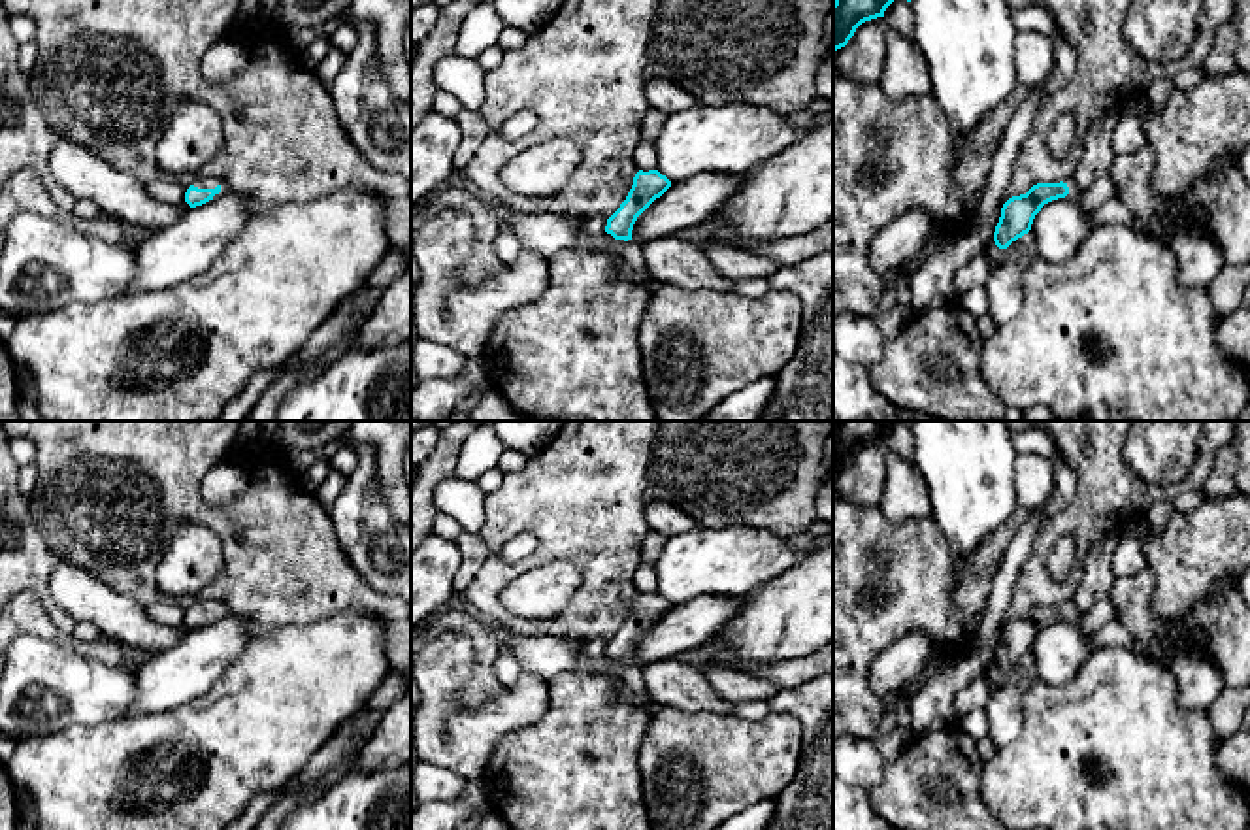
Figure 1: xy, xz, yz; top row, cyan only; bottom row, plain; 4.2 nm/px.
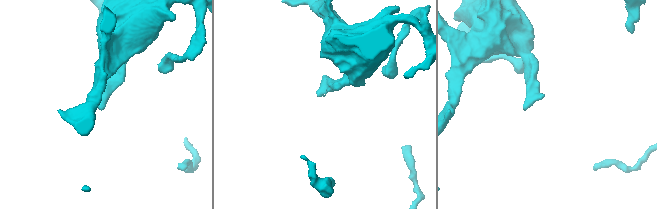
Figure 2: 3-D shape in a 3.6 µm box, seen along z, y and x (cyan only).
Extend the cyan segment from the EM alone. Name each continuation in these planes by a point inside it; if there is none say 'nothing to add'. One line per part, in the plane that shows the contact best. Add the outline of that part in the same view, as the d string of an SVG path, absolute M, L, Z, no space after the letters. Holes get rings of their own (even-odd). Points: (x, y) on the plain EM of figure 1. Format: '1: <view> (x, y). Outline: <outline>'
1: xy (200, 604). Outline: M196 598L192 607L198 609L198 611L215 611L219 607L221 615L215 617L213 622L230 613L230 607L224 602L217 602L217 600Z

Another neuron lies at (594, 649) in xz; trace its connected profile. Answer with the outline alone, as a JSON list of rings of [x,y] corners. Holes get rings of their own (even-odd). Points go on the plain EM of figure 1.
[[[596,638],[596,639],[584,641],[583,651],[579,655],[577,672],[581,672],[581,673],[596,672],[594,662],[600,660],[601,656],[605,656],[607,641],[609,639],[605,639],[605,638]]]

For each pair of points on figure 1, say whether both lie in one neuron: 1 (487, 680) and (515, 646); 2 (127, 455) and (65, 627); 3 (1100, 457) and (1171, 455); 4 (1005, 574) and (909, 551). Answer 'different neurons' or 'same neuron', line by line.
1: different neurons
2: different neurons
3: different neurons
4: different neurons

